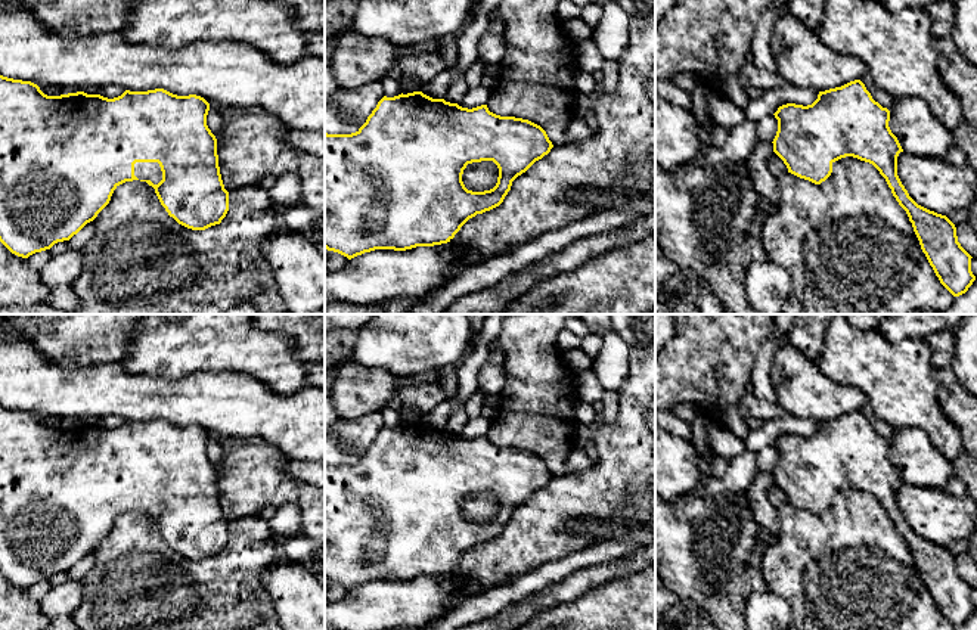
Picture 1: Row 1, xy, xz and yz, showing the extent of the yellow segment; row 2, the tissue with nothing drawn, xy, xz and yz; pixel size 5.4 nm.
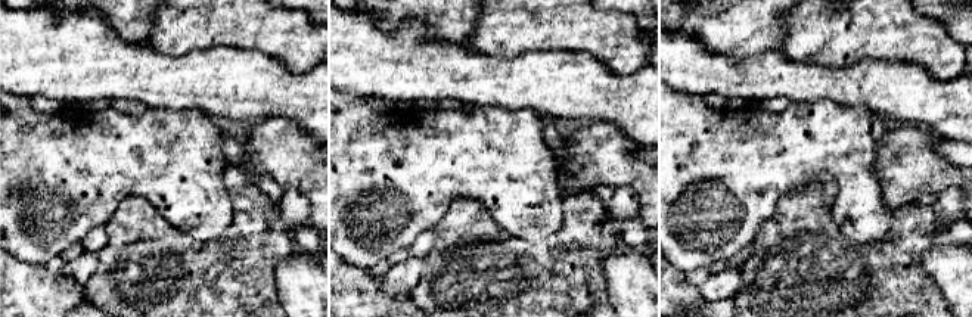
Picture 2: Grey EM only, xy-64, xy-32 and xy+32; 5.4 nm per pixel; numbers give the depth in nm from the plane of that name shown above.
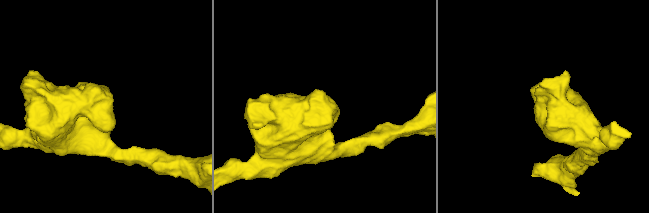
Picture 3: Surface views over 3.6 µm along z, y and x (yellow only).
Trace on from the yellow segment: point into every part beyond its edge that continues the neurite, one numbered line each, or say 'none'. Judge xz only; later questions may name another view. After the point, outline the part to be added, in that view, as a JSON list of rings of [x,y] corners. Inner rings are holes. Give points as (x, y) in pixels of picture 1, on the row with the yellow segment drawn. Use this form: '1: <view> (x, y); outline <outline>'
none

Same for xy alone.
1: xy (151, 171); outline [[[136,162],[134,176],[139,180],[151,180],[153,184],[162,180],[162,171],[158,162]]]

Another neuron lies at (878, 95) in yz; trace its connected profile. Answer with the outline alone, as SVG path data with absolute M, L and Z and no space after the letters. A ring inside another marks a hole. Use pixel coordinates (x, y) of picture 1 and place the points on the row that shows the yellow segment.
M866 71L860 81L865 84L866 90L871 93L872 99L878 102L883 108L893 108L896 103L896 99L891 97L885 90L878 87L871 75L869 71Z

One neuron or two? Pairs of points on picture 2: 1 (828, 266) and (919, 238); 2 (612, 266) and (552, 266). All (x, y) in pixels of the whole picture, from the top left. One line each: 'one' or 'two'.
1: one
2: two

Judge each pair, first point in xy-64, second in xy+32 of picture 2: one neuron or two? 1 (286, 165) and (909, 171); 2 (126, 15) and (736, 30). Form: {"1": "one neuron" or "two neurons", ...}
{"1": "one neuron", "2": "one neuron"}

